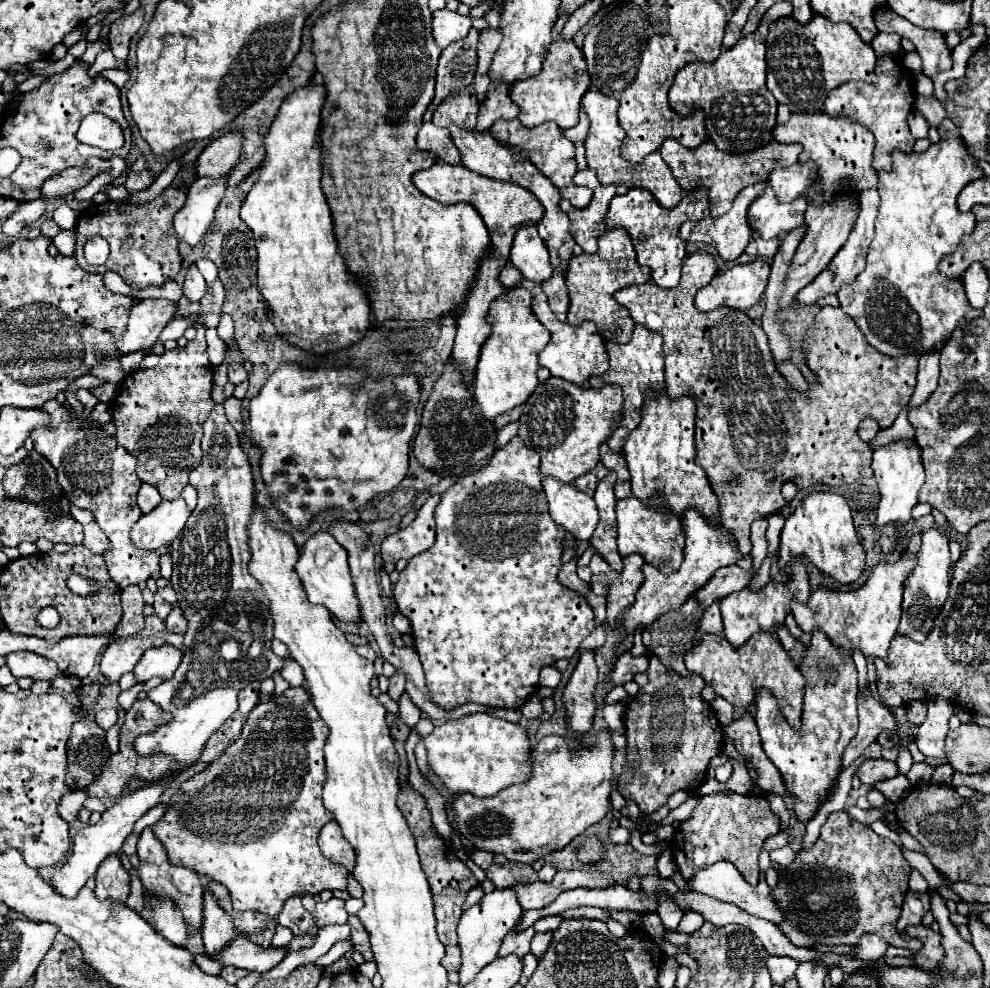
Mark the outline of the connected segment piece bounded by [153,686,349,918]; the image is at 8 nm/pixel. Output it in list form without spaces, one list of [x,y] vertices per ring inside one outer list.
[[[303,686],[289,688],[265,704],[257,704],[241,736],[211,766],[181,784],[181,792],[165,816],[153,826],[155,836],[167,848],[173,864],[191,866],[195,872],[209,876],[229,888],[237,912],[255,910],[277,916],[285,898],[291,894],[319,894],[323,890],[345,890],[349,872],[323,856],[319,848],[319,830],[334,820],[321,802],[325,782],[323,746],[327,726],[319,718]]]

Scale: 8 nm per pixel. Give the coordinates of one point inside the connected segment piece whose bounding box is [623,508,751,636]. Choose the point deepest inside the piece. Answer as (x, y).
(708, 547)

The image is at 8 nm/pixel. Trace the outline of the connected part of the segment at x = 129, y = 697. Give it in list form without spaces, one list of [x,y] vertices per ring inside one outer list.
[[[155,678],[155,680],[151,680],[151,682],[138,683],[132,688],[122,691],[118,697],[118,702],[124,710],[128,710],[138,699],[139,692],[143,690],[149,691],[155,688],[155,686],[159,686],[159,684],[161,684],[161,682],[159,682],[157,678]]]

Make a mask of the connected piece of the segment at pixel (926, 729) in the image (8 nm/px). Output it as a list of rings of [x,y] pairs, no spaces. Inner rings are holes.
[[[937,697],[928,702],[928,710],[921,726],[917,726],[917,746],[927,758],[945,758],[944,741],[948,721],[953,714],[953,703]]]

